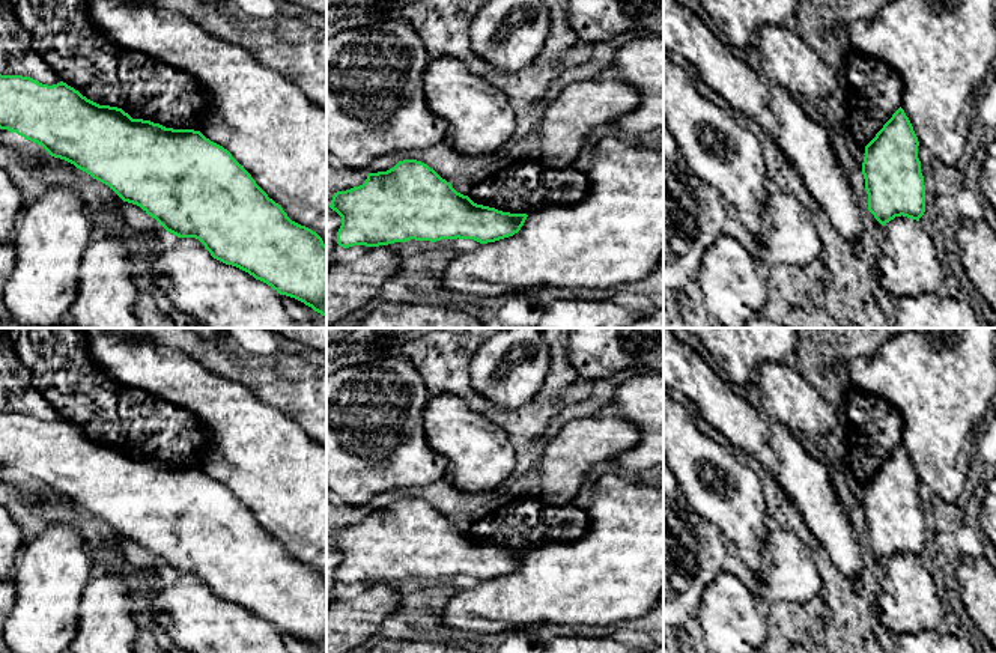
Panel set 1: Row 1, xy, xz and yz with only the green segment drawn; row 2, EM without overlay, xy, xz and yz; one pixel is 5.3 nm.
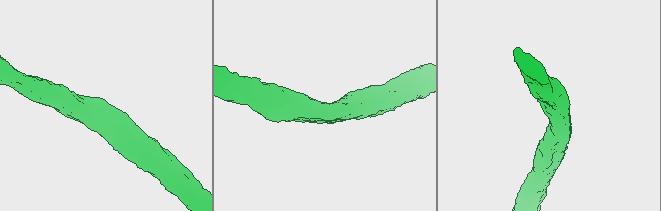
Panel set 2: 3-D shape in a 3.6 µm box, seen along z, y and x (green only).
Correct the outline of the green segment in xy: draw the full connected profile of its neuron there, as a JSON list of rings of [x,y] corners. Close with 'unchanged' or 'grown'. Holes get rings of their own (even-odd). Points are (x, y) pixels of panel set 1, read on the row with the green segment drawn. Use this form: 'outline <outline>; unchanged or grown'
outline [[[2,74],[0,129],[41,144],[51,156],[65,159],[108,185],[123,202],[140,206],[167,232],[179,238],[199,239],[214,259],[248,272],[280,295],[295,298],[326,317],[326,245],[322,238],[292,221],[227,149],[200,131],[173,129],[150,120],[132,119],[122,108],[87,99],[63,81],[48,86],[30,77]]]; unchanged

